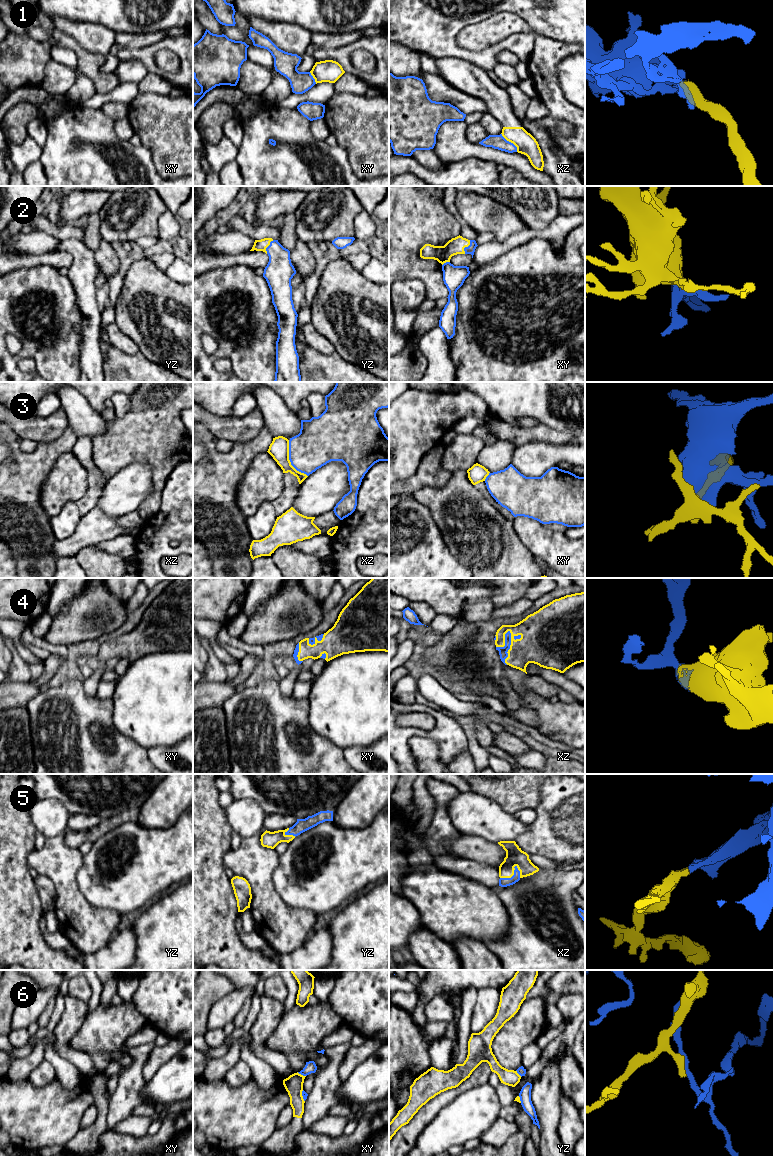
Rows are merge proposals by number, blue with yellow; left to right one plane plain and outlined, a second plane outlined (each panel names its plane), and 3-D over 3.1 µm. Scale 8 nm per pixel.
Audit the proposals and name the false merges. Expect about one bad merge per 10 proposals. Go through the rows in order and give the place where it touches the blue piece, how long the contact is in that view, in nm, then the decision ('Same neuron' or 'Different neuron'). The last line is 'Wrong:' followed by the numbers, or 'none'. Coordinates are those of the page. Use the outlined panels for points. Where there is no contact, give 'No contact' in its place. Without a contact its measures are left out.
1: Touches blue at xz (510, 142). Shared border 200 nm. Different neuron
2: Touches blue at xy (466, 247). Shared border 120 nm. Same neuron
3: Touches blue at xz (289, 459). Shared border 340 nm. Different neuron
4: Touches blue at xz (509, 647). Shared border 280 nm. Same neuron
5: Touches blue at xz (513, 875). Shared border 180 nm. Same neuron
6: Touches blue at xy (301, 1074). Shared border 80 nm. Same neuron
Wrong: 1, 3

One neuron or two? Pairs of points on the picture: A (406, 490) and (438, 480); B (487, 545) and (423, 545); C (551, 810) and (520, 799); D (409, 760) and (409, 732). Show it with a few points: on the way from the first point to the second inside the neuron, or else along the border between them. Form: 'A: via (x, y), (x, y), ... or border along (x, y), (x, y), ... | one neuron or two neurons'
A: via (414, 483), (418, 480), (430, 480) | one neuron
B: border along (436, 523), (447, 549), (460, 563) | two neurons
C: border along (542, 784), (539, 803), (534, 808) | two neurons
D: via (403, 753), (403, 739) | one neuron

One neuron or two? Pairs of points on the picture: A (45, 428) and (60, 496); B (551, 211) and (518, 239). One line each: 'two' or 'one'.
A: two
B: two

